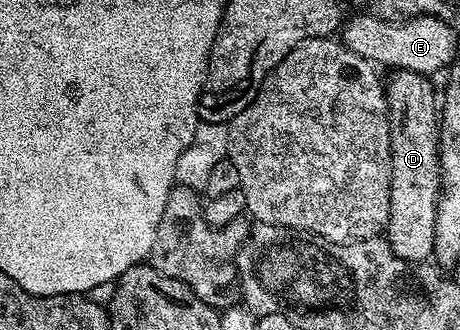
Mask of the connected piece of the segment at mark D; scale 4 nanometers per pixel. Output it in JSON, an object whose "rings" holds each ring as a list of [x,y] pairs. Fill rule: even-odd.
{"rings":[[[403,69],[392,76],[385,86],[390,122],[390,204],[385,239],[397,258],[414,266],[430,261],[433,256],[436,198],[440,188],[439,108],[428,77]]]}

